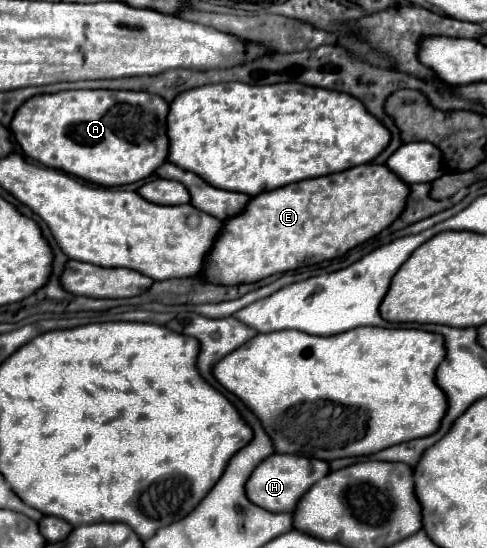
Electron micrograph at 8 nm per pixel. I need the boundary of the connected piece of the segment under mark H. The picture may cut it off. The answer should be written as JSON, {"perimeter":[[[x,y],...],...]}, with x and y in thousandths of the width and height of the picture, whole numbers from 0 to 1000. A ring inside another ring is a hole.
{"perimeter":[[[556,828],[548,832],[511,869],[503,880],[503,898],[515,916],[528,923],[540,923],[544,931],[556,934],[602,934],[606,920],[614,916],[614,905],[639,891],[651,876],[671,869],[676,847],[663,839],[639,839],[626,832],[589,832],[589,828]]]}

